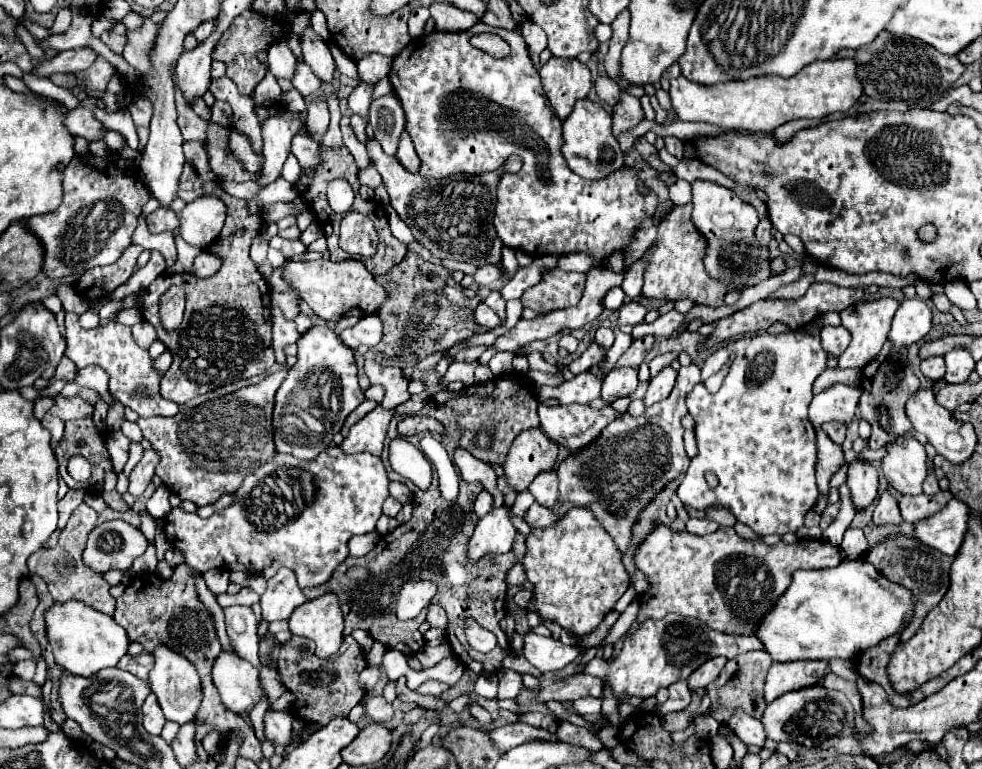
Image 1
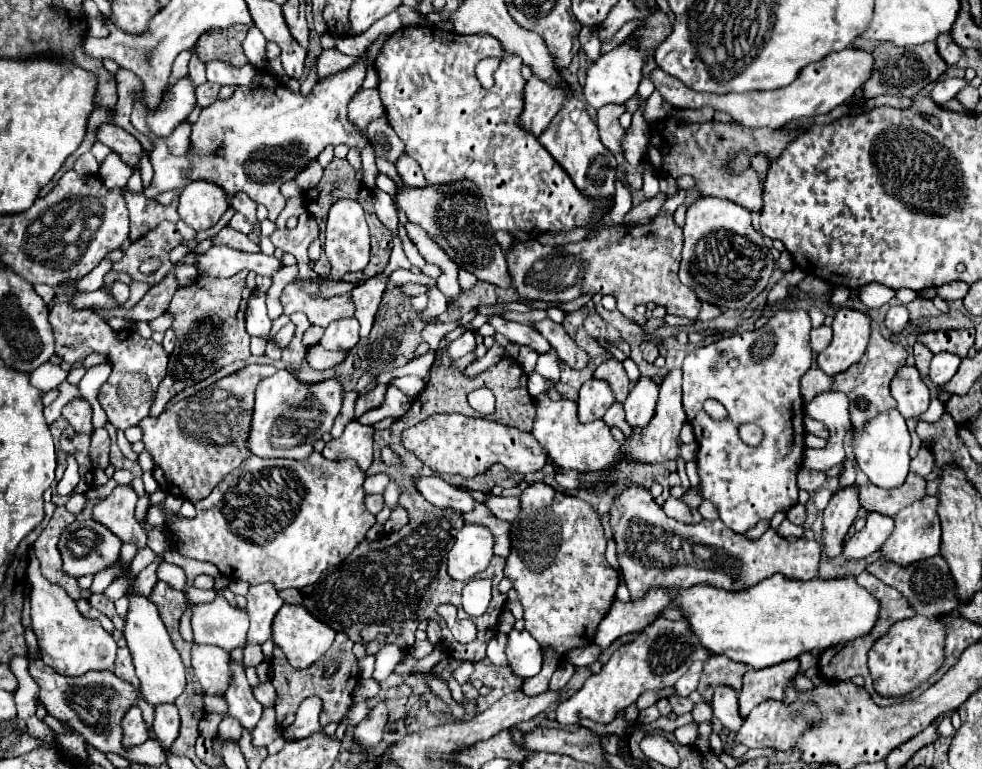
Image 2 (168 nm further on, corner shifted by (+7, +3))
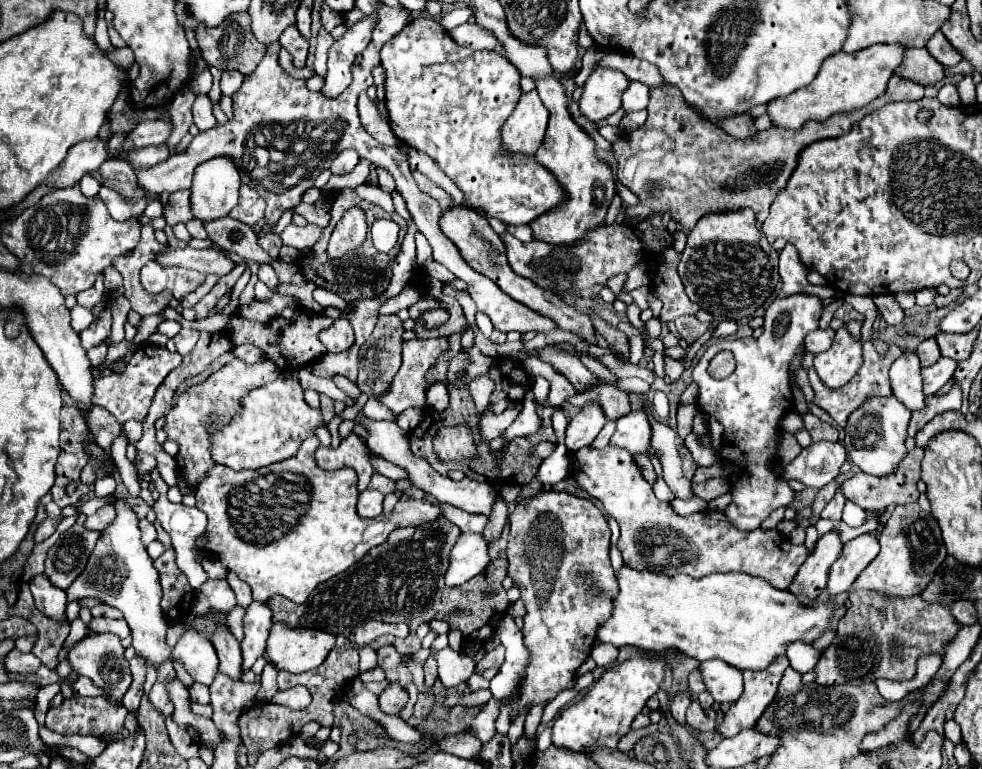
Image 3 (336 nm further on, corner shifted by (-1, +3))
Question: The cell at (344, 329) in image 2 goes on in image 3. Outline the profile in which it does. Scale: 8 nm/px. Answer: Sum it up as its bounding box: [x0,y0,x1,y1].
[320,320,354,354]

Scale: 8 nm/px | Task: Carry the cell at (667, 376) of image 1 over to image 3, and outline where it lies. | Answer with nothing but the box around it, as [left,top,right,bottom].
[610,408,652,454]

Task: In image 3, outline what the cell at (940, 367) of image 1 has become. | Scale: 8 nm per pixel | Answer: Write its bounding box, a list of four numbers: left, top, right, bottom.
[918,338,940,368]

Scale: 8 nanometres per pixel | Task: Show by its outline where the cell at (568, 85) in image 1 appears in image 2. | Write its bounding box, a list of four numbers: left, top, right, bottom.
[520,76,566,136]

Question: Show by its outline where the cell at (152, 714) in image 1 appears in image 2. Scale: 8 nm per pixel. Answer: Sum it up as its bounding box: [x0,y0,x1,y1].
[122,706,148,748]

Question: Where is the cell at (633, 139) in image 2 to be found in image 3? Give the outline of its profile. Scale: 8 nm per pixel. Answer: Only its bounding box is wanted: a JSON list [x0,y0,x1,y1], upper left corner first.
[622,82,650,112]

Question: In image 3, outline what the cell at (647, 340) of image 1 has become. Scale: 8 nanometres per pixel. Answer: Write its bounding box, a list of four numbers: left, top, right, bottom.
[568,384,630,420]

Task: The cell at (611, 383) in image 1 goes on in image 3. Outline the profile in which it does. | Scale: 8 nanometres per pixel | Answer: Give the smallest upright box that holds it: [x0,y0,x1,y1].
[566,402,606,450]

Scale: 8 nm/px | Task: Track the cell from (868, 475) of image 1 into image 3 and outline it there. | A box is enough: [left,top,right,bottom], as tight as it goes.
[790,530,842,602]

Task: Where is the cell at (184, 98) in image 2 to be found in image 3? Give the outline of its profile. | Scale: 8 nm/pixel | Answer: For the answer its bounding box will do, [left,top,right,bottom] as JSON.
[122,118,174,150]

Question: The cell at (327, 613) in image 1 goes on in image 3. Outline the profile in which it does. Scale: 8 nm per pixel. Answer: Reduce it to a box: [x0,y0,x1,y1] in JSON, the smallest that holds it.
[266,622,336,674]

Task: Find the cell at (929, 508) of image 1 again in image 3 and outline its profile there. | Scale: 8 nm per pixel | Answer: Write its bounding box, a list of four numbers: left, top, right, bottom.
[842,448,924,512]

